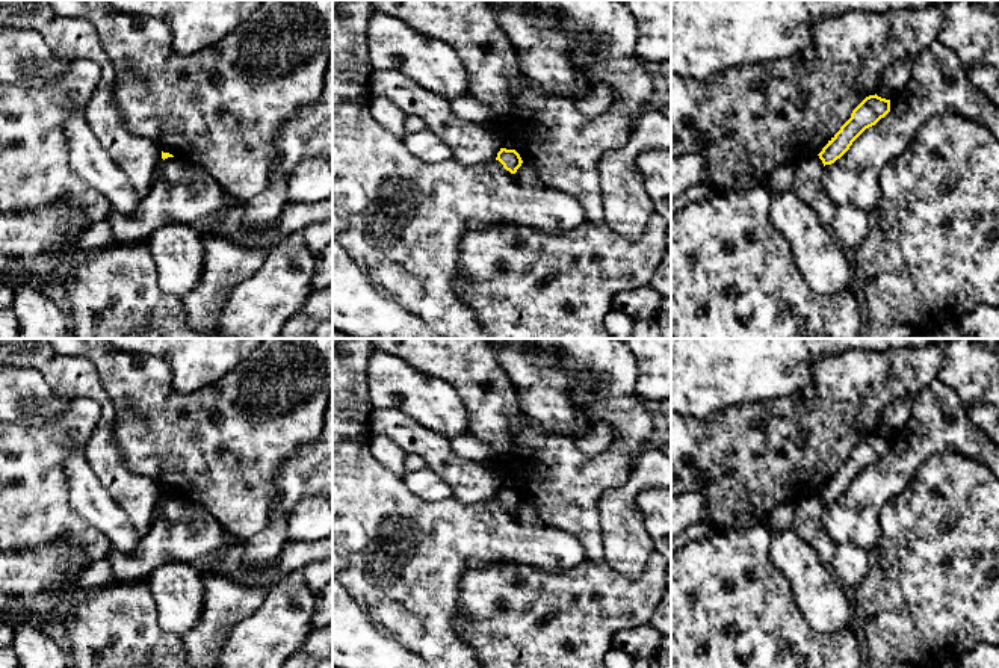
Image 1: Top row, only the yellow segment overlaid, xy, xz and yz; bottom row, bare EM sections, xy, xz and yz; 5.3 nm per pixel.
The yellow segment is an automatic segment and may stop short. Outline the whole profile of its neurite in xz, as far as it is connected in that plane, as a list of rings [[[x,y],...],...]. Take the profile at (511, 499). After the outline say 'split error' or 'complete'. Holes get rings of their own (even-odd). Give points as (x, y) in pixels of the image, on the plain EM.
[[[500,487],[496,499],[499,499],[503,503],[503,506],[511,512],[515,512],[523,502],[520,493],[515,488],[506,488],[506,487]]]; complete

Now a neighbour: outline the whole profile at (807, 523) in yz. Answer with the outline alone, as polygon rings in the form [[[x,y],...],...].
[[[819,494],[796,503],[792,529],[816,552],[819,561],[831,568],[836,544],[822,524],[822,508],[824,502]]]

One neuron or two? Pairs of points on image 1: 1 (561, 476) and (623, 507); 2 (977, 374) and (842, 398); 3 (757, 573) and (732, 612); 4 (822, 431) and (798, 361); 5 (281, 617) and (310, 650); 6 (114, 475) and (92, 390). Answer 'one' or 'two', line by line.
1: two
2: two
3: one
4: two
5: two
6: one

